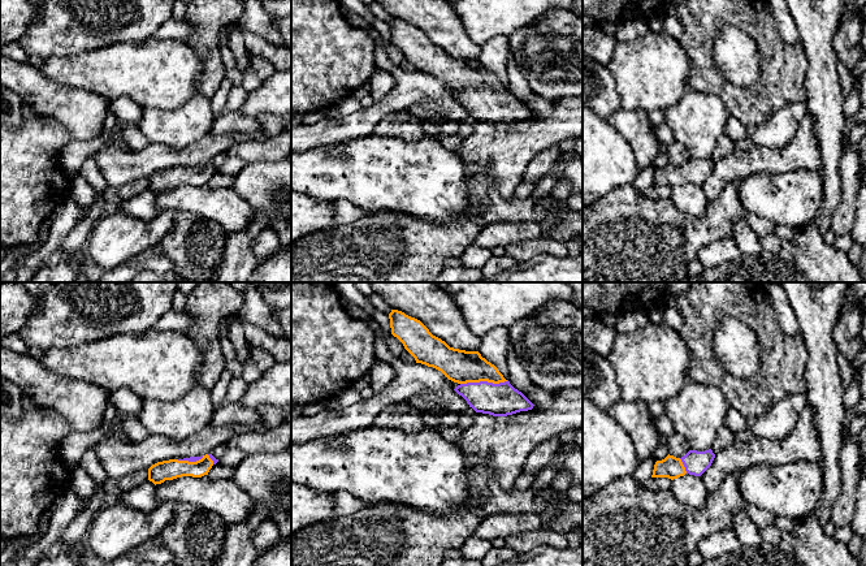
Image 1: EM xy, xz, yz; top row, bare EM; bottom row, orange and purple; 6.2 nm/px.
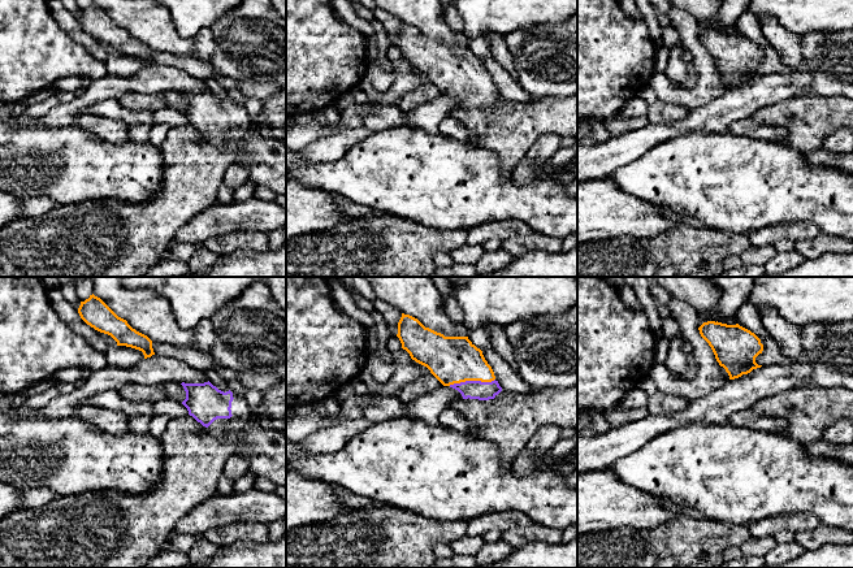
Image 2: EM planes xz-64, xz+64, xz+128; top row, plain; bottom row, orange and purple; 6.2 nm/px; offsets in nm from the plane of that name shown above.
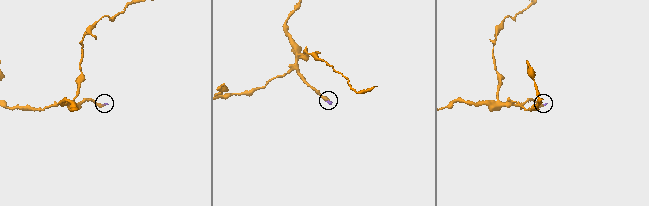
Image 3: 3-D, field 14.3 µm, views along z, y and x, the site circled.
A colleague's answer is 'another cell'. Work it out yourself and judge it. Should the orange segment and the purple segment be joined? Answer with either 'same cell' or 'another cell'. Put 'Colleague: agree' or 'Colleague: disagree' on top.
Colleague: disagree
same cell

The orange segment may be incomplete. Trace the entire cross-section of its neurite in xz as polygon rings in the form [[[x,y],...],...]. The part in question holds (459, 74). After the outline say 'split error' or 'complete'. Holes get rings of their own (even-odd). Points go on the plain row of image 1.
[[[391,18],[389,27],[391,43],[403,52],[416,72],[433,75],[458,91],[454,99],[476,121],[507,125],[533,117],[534,113],[479,60],[450,56],[420,29],[402,20]]]; split error

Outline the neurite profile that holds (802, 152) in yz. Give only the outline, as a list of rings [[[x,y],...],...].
[[[802,118],[794,138],[783,147],[753,146],[724,156],[700,185],[709,202],[715,200],[727,183],[740,183],[753,173],[784,173],[797,169],[820,172],[822,157],[817,143],[814,120]]]

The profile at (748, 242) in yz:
[[[746,217],[735,221],[732,237],[741,254],[759,255],[763,250],[758,234],[746,221]]]

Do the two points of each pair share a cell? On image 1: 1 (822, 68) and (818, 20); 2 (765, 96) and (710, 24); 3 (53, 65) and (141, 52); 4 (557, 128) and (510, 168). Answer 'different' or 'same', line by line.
1: same
2: same
3: same
4: same

